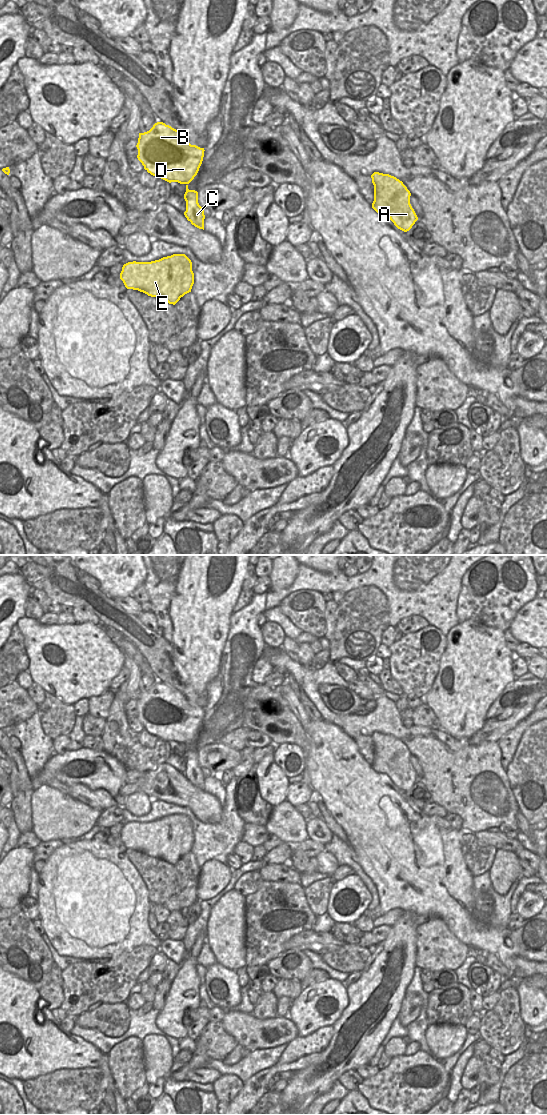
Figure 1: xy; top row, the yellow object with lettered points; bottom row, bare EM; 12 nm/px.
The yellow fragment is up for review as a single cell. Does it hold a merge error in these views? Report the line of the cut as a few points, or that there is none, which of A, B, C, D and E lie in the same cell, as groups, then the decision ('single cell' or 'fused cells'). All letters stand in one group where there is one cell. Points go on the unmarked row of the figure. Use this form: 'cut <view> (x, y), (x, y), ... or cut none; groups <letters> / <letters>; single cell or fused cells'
cut none; groups A B C D E; single cell

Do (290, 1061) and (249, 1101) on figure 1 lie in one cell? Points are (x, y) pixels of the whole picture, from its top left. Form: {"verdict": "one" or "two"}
{"verdict": "one"}

